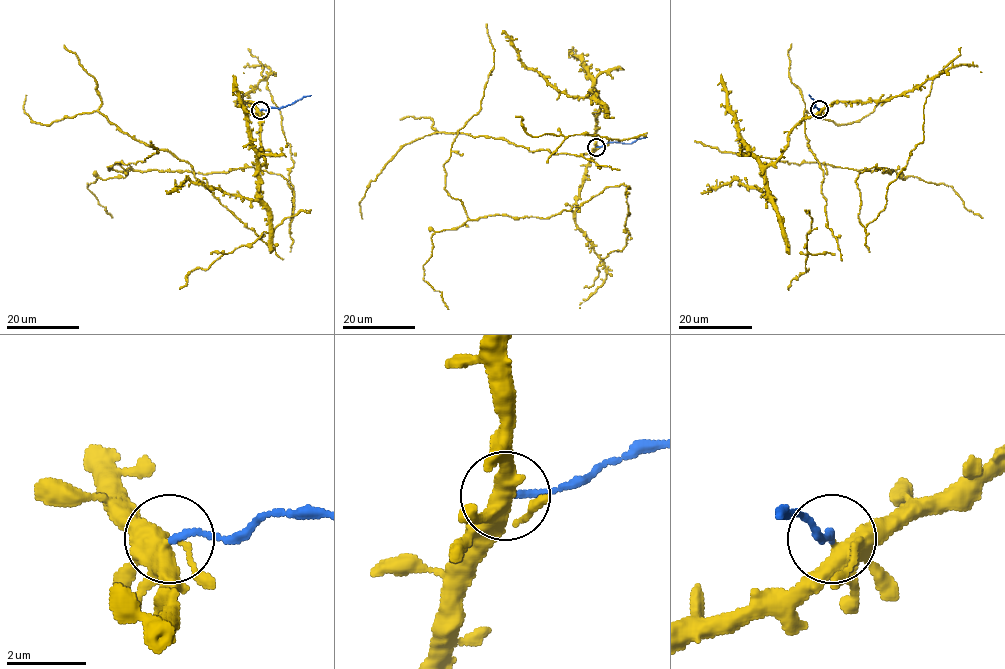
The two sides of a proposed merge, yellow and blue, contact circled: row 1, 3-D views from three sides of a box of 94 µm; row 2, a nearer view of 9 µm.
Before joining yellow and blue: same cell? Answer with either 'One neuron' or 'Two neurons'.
Two neurons

